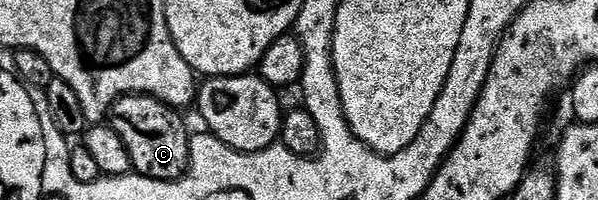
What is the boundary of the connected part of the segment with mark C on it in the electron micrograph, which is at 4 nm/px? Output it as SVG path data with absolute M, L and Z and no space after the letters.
M128 93L126 97L118 97L111 104L109 114L109 124L117 135L121 135L121 143L125 143L125 148L131 156L132 170L140 177L157 179L158 181L180 181L191 168L191 137L187 129L183 126L184 114L178 109L171 109L161 99L148 97L145 93Z

